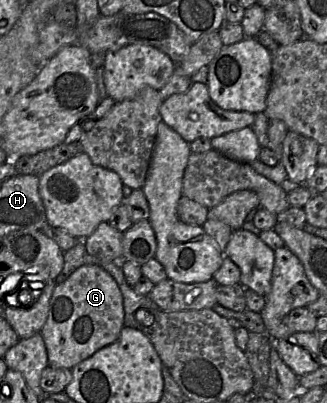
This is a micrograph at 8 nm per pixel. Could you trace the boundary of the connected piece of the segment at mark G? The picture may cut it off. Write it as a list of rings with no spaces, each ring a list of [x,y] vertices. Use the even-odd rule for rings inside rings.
[[[98,265],[79,267],[64,282],[56,285],[50,299],[47,320],[40,332],[47,349],[48,366],[72,369],[96,351],[115,342],[123,327],[123,296],[114,278]]]

